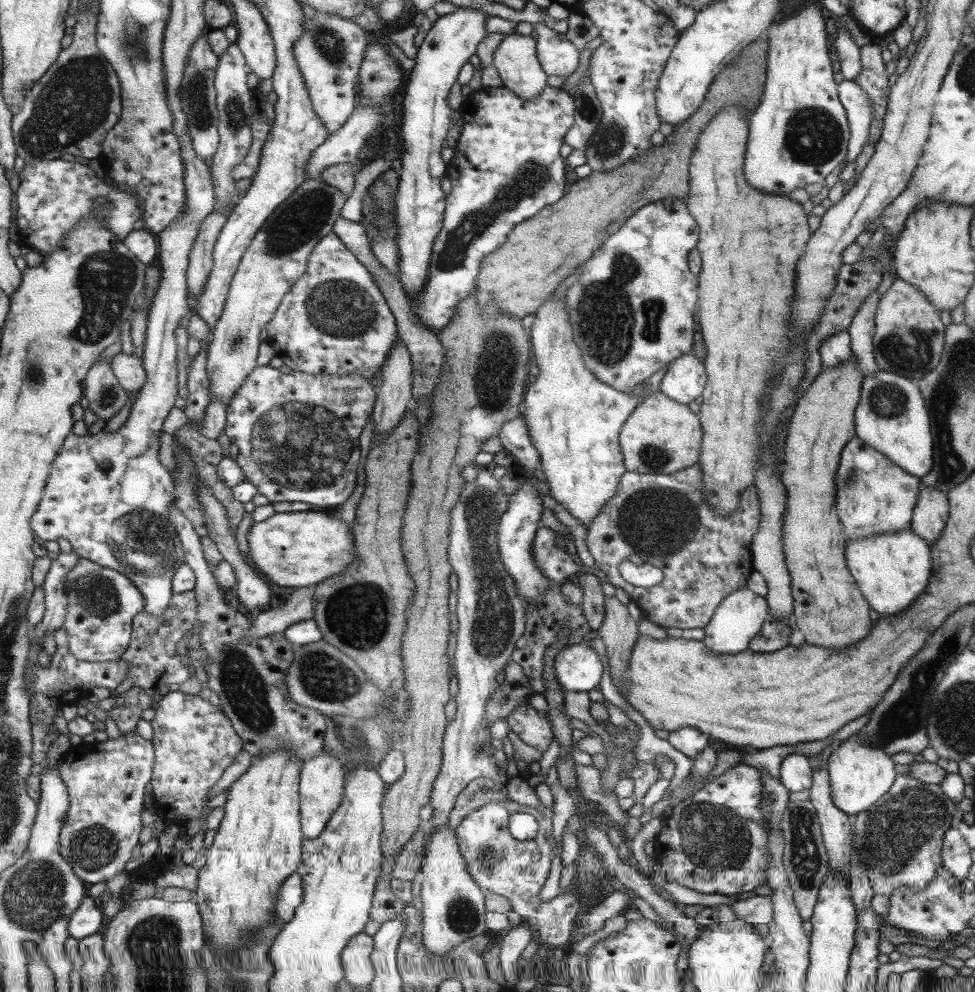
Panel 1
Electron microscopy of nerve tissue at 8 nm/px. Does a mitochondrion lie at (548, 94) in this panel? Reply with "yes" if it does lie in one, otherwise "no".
no

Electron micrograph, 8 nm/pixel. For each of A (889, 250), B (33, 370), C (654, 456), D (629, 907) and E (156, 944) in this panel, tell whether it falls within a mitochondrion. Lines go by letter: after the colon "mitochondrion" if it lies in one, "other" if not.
A: other
B: mitochondrion
C: mitochondrion
D: other
E: mitochondrion

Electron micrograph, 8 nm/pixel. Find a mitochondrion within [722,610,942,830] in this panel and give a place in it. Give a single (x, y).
(894, 724)

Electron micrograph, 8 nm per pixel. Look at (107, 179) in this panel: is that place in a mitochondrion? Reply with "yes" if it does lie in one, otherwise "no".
no

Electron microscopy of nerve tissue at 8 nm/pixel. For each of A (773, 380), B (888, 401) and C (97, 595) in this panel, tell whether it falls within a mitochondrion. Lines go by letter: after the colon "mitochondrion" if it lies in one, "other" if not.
A: other
B: mitochondrion
C: mitochondrion

